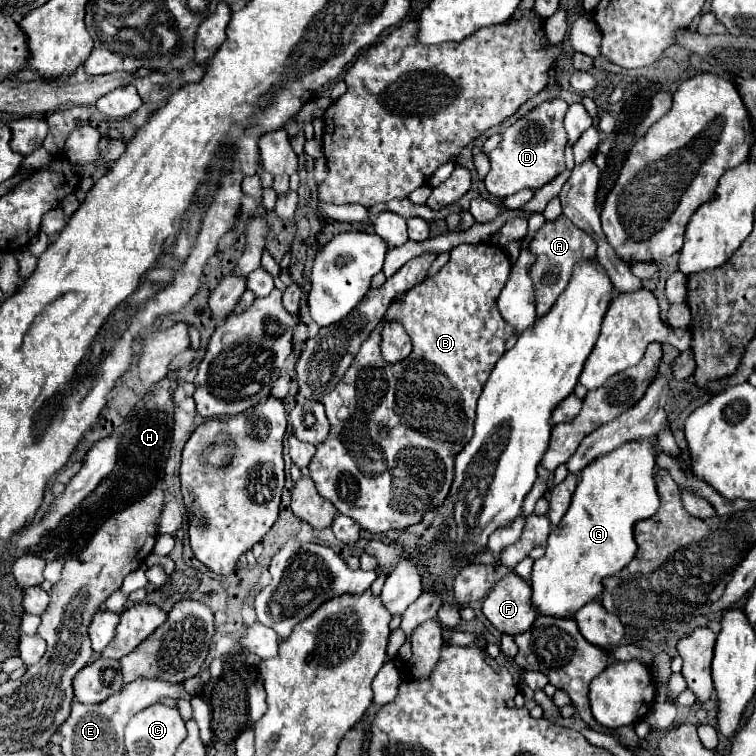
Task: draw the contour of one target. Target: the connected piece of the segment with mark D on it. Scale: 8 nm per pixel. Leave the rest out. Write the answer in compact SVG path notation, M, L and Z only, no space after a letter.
M548 99L534 107L530 113L520 117L502 133L500 145L490 153L490 173L484 179L486 191L494 197L506 199L522 189L540 189L550 183L558 173L566 169L564 147L566 131L562 119L566 115L568 103L562 99Z

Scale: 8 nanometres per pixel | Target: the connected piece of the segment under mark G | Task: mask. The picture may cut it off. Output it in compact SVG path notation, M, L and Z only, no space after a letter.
M656 437L652 439L632 439L610 455L596 457L588 467L580 471L580 481L576 485L576 493L572 495L572 503L558 523L550 531L546 541L546 553L534 561L532 569L532 603L538 613L550 617L570 617L582 605L592 601L602 593L602 579L618 573L626 567L636 555L634 541L634 525L642 519L650 519L658 507L660 497L656 493L654 483L654 465L656 465Z

